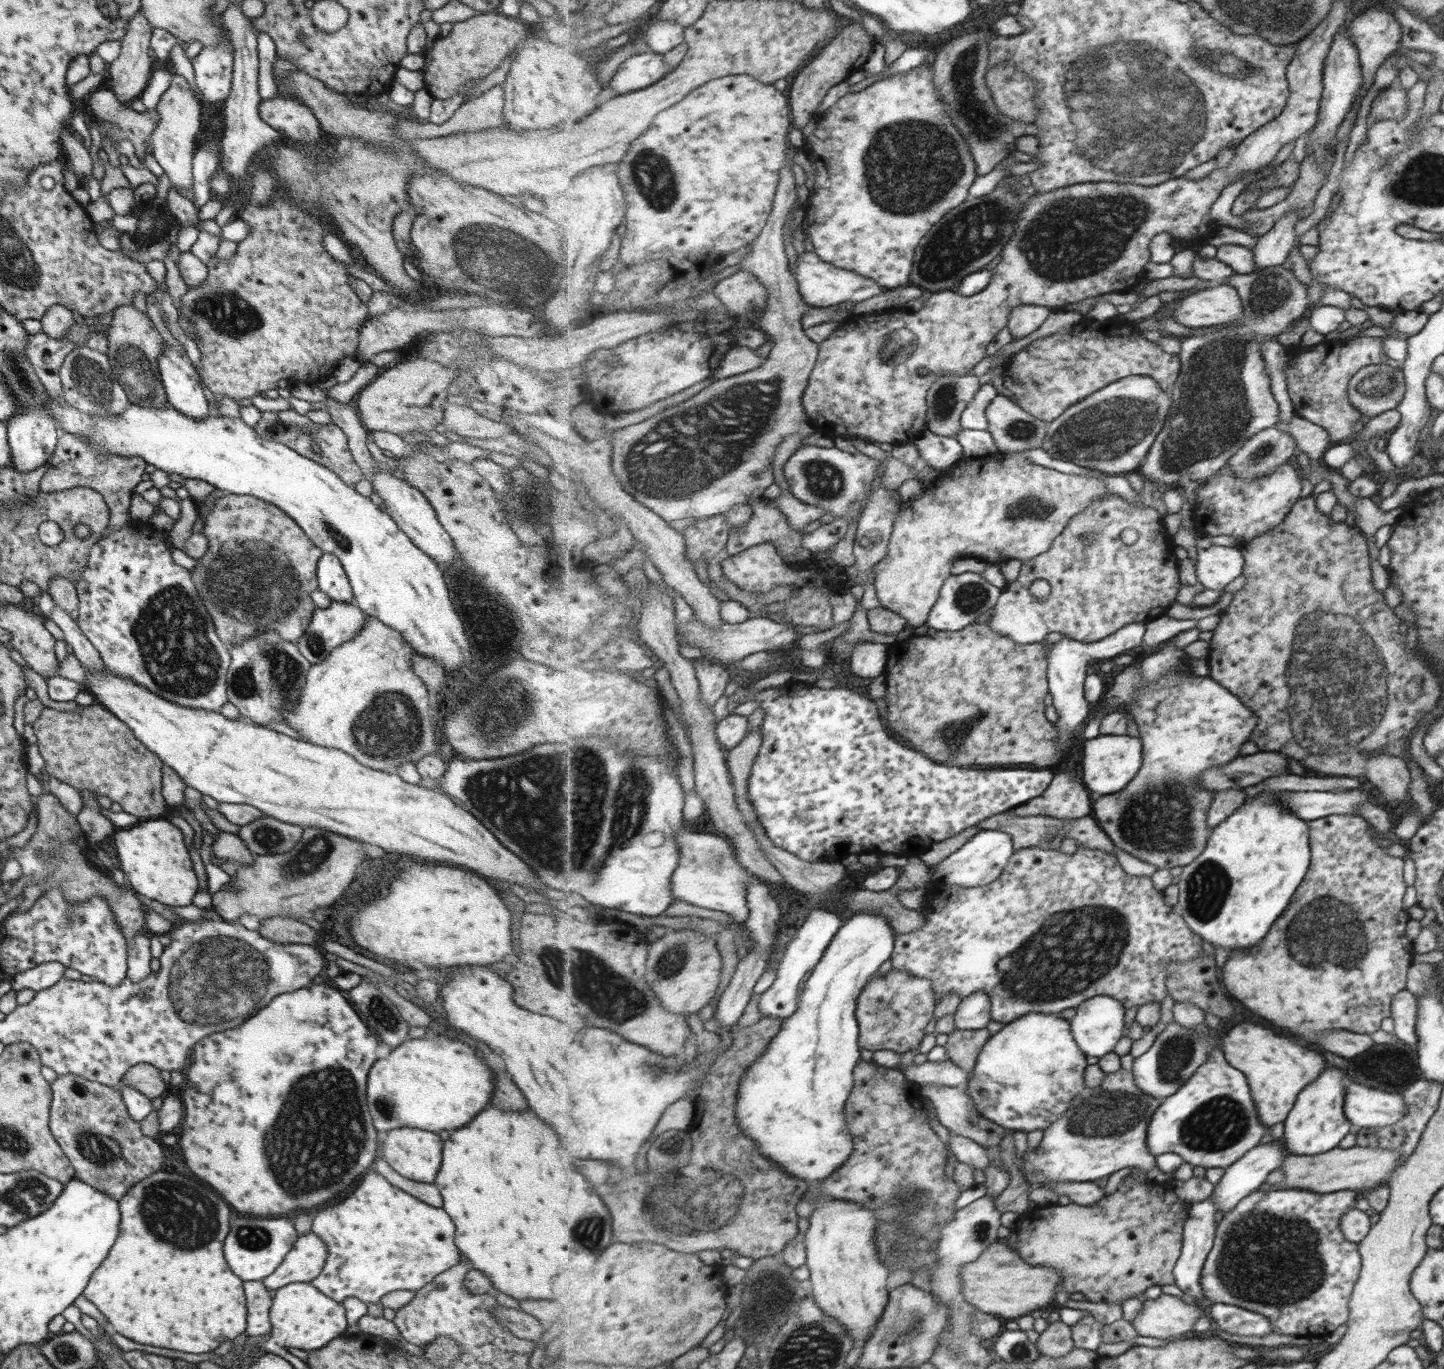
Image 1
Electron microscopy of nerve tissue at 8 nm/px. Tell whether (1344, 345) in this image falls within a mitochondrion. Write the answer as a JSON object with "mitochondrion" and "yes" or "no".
{"mitochondrion":"no"}

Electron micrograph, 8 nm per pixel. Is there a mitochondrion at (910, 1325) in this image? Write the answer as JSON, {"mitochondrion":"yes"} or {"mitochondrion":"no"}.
{"mitochondrion":"yes"}

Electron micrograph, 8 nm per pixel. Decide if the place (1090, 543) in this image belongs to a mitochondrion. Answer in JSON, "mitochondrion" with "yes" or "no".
{"mitochondrion":"yes"}

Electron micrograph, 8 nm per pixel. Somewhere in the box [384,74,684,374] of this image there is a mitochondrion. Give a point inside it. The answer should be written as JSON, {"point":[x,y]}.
{"point":[486,256]}

